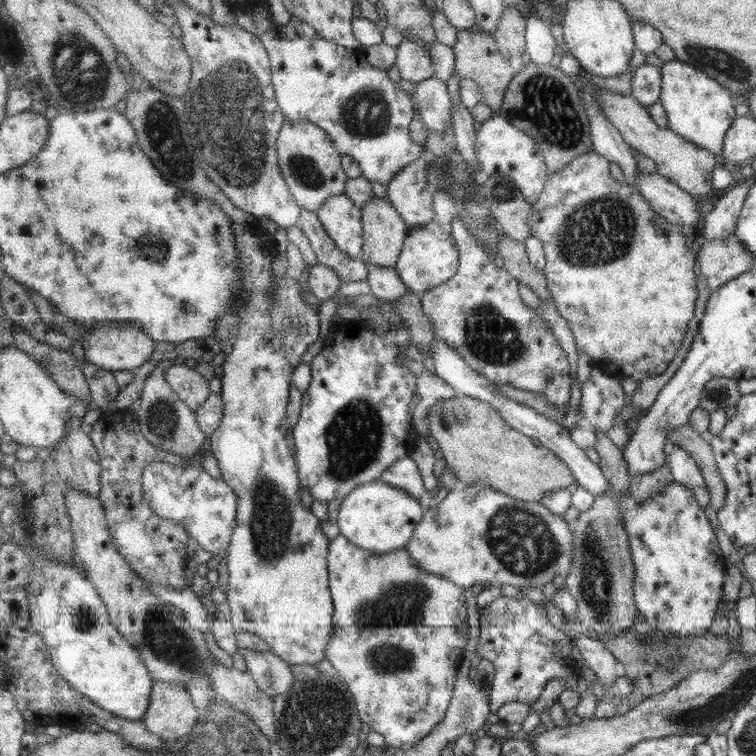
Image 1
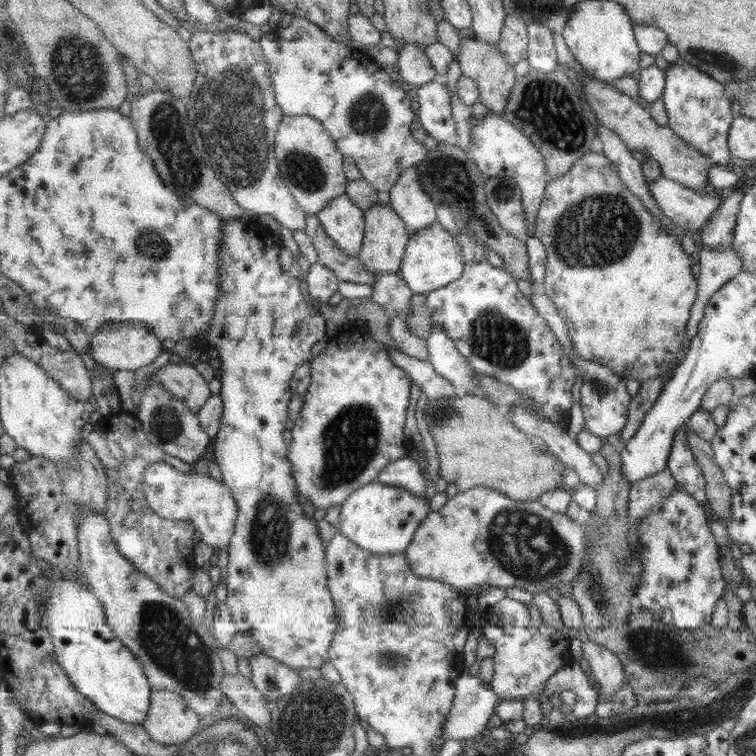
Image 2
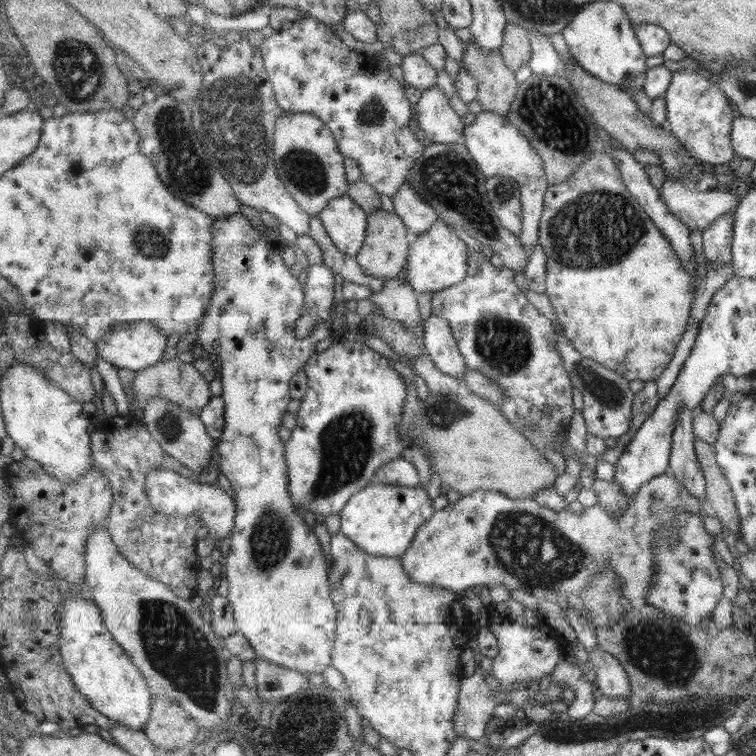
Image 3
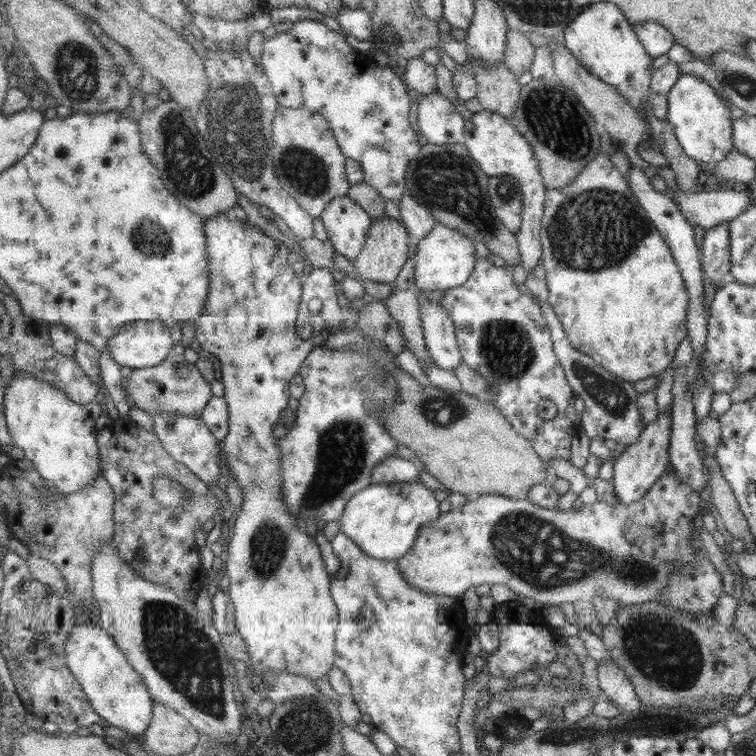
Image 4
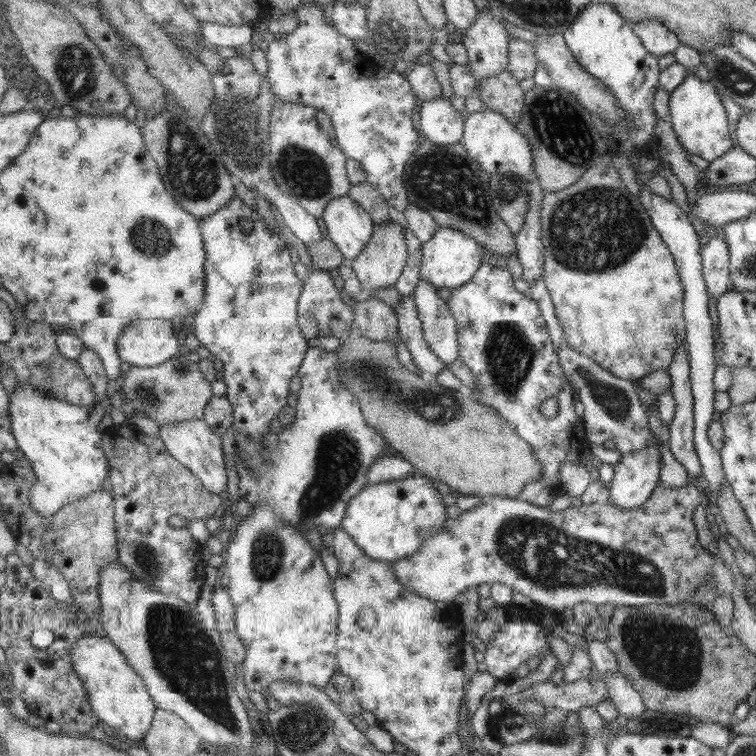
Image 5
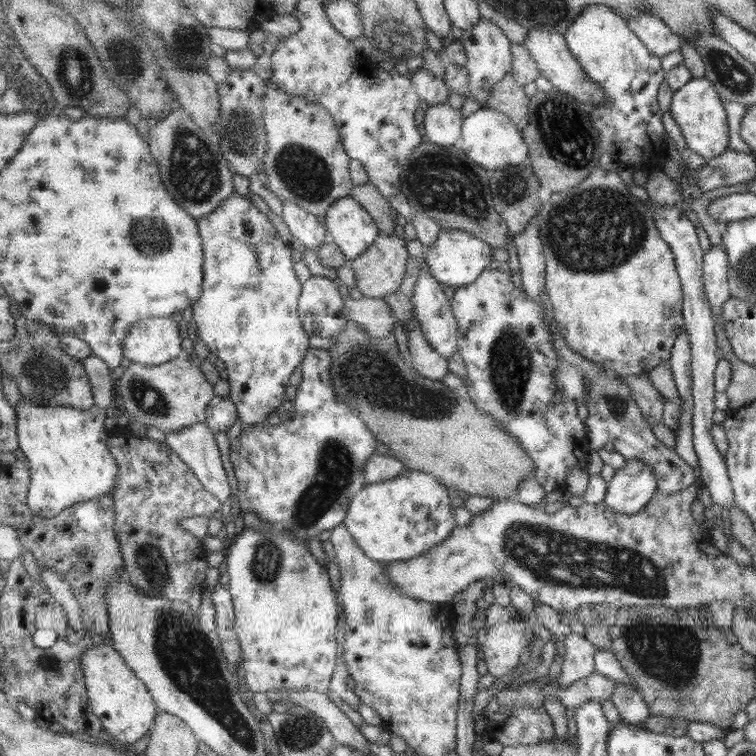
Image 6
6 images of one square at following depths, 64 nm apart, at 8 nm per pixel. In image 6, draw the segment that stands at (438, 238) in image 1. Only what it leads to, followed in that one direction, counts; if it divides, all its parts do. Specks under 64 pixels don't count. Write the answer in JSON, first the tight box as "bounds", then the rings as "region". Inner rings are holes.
{"bounds":[426,229,495,287],"region":[[[442,229],[439,240],[426,251],[427,264],[431,273],[445,286],[462,287],[473,284],[495,260],[493,245],[461,229]]]}

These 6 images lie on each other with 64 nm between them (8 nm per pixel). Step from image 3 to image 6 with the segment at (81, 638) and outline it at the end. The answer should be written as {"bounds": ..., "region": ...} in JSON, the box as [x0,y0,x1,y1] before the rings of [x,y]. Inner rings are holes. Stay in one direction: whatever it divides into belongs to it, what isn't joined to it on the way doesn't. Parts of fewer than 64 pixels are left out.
{"bounds":[81,644,159,745],"region":[[[95,644],[95,648],[85,650],[81,661],[85,669],[90,705],[106,732],[123,745],[130,745],[147,737],[159,712],[158,704],[146,683],[131,670],[126,659],[112,645]]]}

